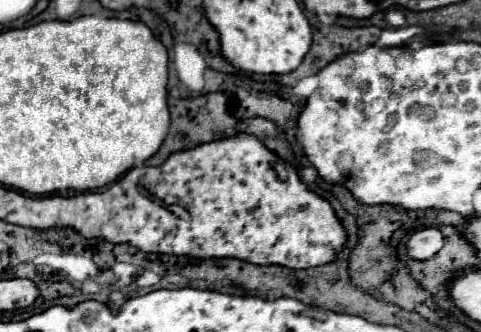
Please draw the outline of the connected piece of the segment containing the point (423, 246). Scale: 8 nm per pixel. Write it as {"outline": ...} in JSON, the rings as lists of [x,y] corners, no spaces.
{"outline":[[[422,229],[416,231],[408,239],[408,253],[414,259],[426,259],[432,257],[442,247],[442,233],[438,229]]]}

